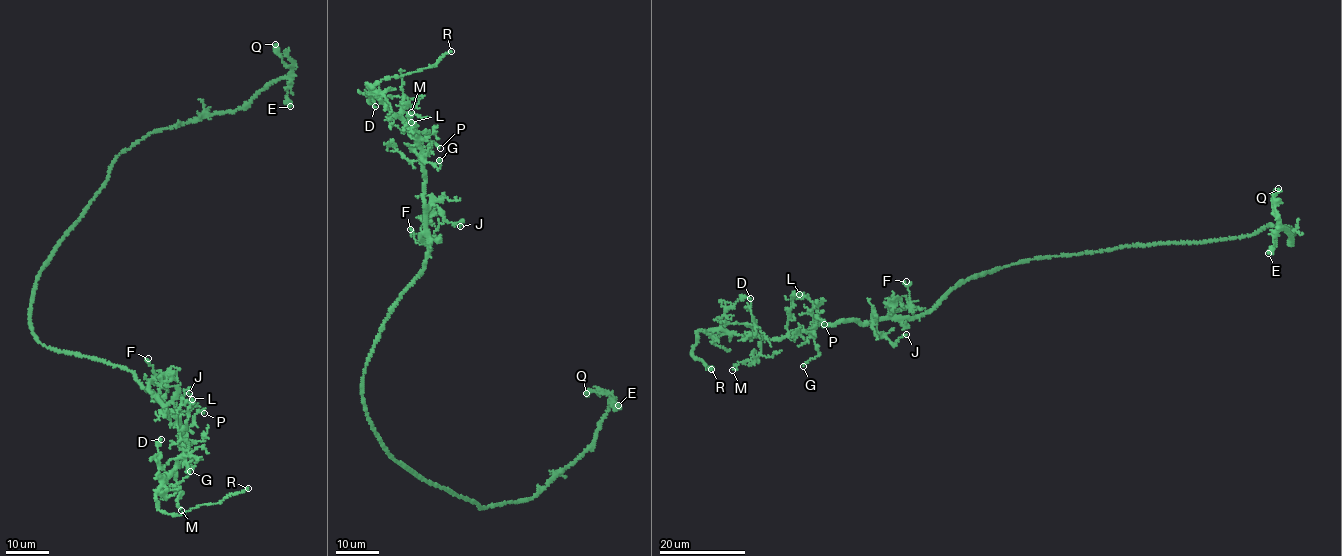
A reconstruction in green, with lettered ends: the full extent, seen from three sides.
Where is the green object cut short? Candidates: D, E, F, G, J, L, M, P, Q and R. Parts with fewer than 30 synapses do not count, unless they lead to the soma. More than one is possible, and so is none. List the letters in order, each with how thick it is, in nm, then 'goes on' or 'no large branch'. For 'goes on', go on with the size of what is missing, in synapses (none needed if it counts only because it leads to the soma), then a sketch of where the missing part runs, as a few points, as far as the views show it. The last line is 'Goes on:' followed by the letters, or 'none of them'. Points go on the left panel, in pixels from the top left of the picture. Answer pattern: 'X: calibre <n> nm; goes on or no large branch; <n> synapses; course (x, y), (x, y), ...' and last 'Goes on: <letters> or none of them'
D: calibre 140 nm; no large branch
E: calibre 360 nm; no large branch
F: calibre 100 nm; no large branch
G: calibre 140 nm; no large branch
J: calibre 130 nm; no large branch
L: calibre 110 nm; no large branch
M: calibre 90 nm; no large branch
P: calibre 160 nm; no large branch
Q: calibre 500 nm; no large branch
R: calibre 200 nm; goes on; course (248, 488), (260, 474)
Goes on: R

